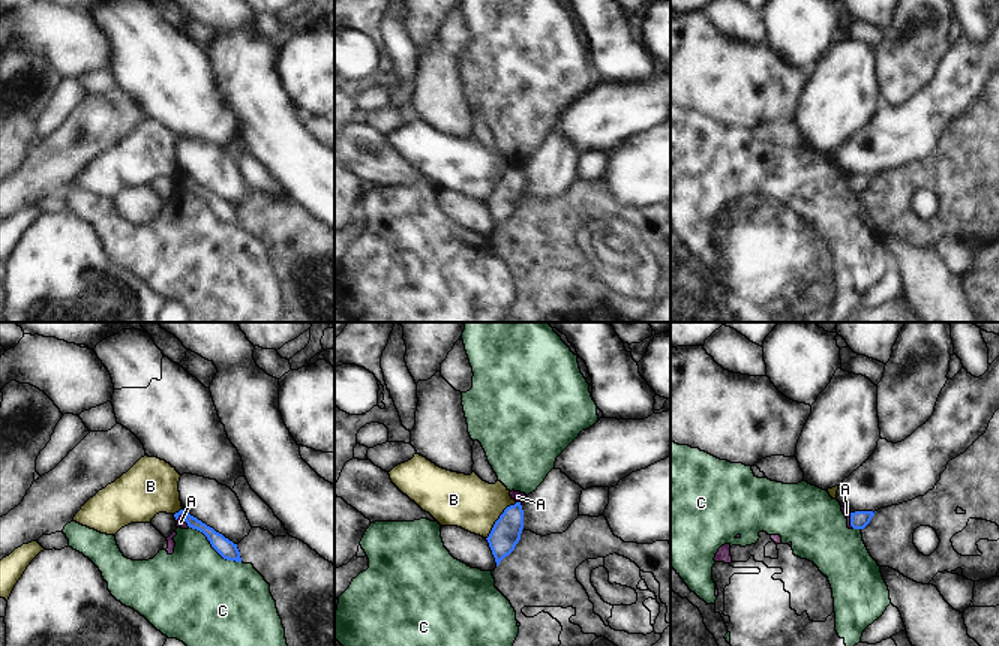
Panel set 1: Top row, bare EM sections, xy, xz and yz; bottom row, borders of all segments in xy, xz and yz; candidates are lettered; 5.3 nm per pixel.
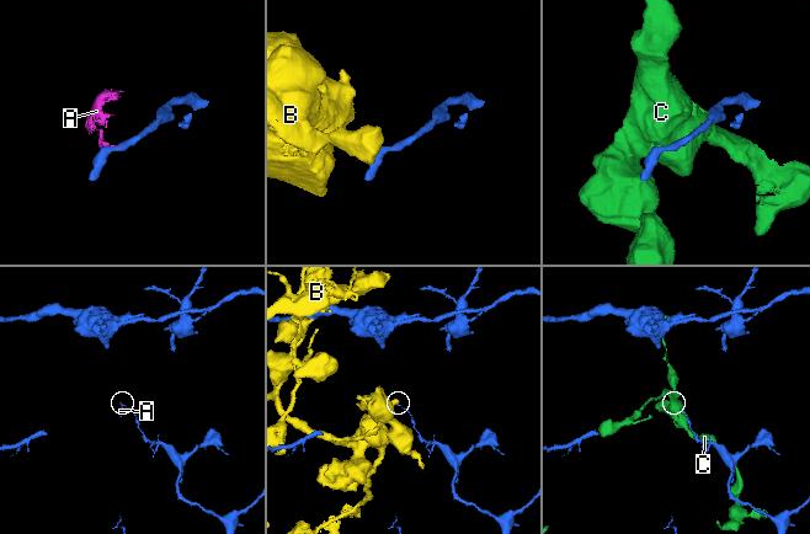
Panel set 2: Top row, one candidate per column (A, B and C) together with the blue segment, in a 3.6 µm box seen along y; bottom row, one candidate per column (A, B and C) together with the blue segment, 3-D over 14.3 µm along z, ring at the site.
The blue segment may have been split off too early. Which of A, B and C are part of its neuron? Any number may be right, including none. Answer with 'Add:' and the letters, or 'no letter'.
Add: no letter

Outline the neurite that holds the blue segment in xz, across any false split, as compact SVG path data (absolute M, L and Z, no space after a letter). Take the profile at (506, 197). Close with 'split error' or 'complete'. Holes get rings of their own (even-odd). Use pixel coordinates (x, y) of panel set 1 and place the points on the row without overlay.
M520 166L510 169L504 174L500 183L495 186L489 201L486 202L496 231L508 220L520 204L524 193L524 174Z | complete

